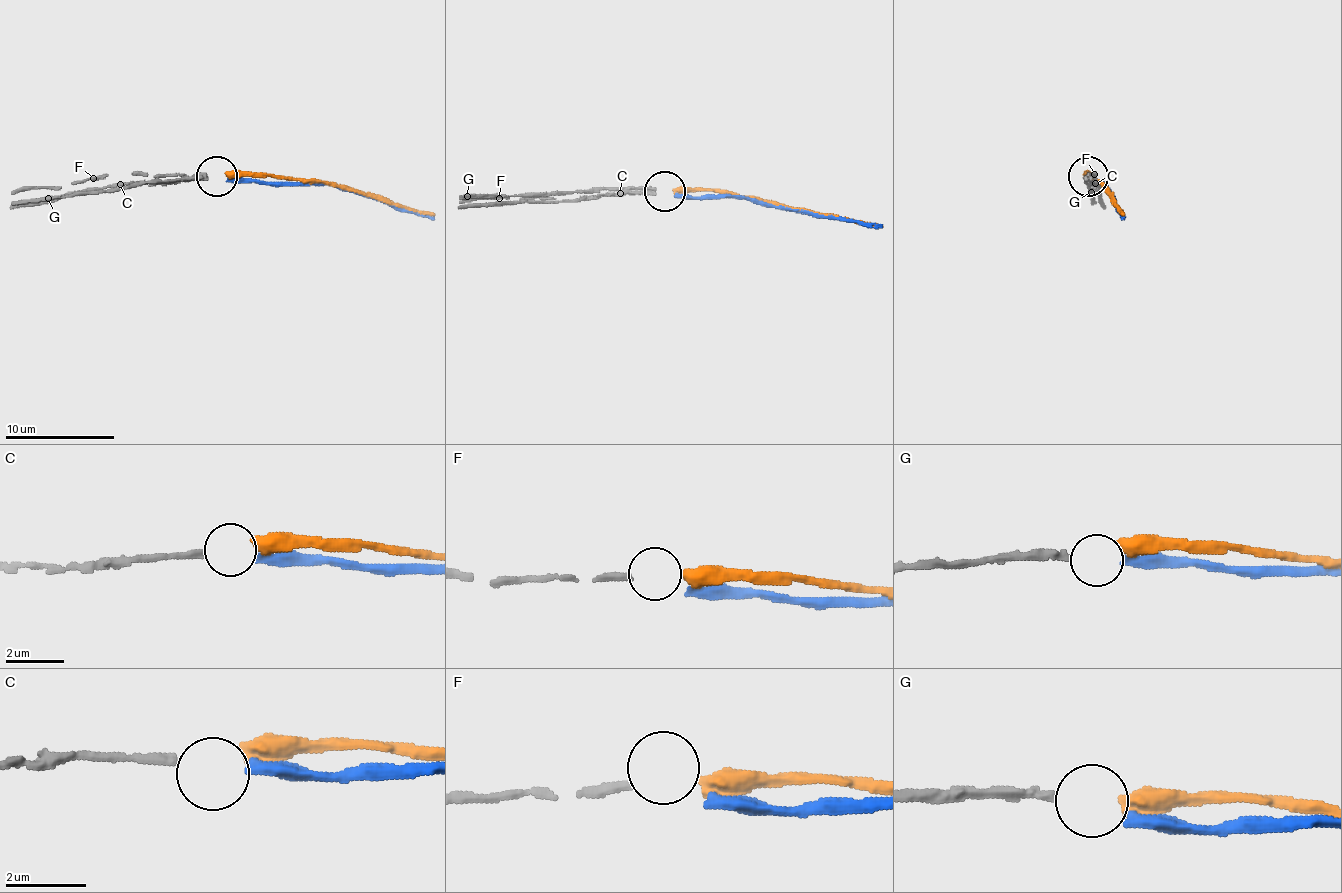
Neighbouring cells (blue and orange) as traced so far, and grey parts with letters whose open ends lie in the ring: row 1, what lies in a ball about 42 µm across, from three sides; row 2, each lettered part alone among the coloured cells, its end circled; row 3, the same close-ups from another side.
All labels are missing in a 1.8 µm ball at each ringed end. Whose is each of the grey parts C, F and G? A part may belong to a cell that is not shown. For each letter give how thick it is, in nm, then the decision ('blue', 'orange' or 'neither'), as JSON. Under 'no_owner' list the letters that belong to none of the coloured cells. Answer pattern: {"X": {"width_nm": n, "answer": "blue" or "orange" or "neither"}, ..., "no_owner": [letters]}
{"C": {"width_nm": 240, "answer": "blue"}, "F": {"width_nm": 240, "answer": "neither"}, "G": {"width_nm": 240, "answer": "orange"}, "no_owner": ["F"]}

